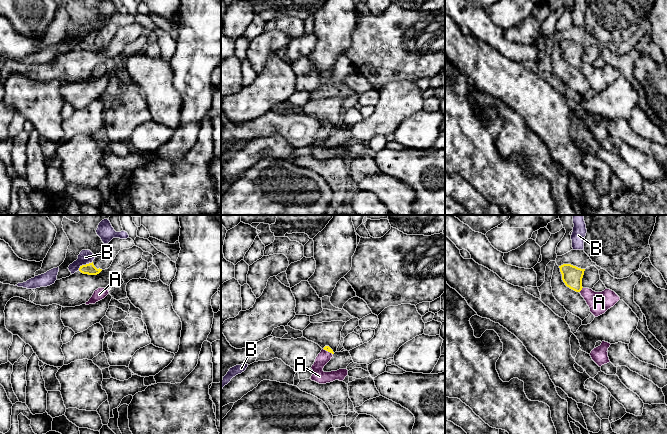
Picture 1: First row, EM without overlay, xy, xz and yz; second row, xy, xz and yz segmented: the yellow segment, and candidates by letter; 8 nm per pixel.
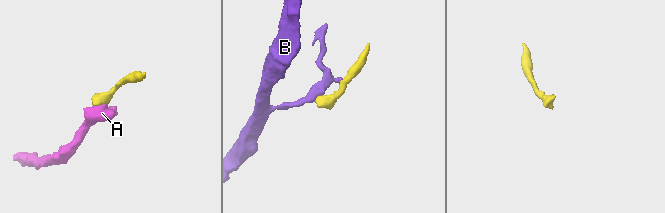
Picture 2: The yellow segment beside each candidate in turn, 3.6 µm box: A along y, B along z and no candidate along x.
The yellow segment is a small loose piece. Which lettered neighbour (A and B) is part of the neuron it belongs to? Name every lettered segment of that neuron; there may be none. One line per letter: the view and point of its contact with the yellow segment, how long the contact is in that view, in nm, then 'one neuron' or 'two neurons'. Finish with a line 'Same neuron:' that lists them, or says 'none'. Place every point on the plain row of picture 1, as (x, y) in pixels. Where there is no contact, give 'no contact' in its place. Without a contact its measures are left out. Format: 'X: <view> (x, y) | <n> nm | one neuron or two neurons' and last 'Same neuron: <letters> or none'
A: yz (581, 65) | 50 nm | one neuron
B: xy (86, 40) | 140 nm | two neurons
Same neuron: A

